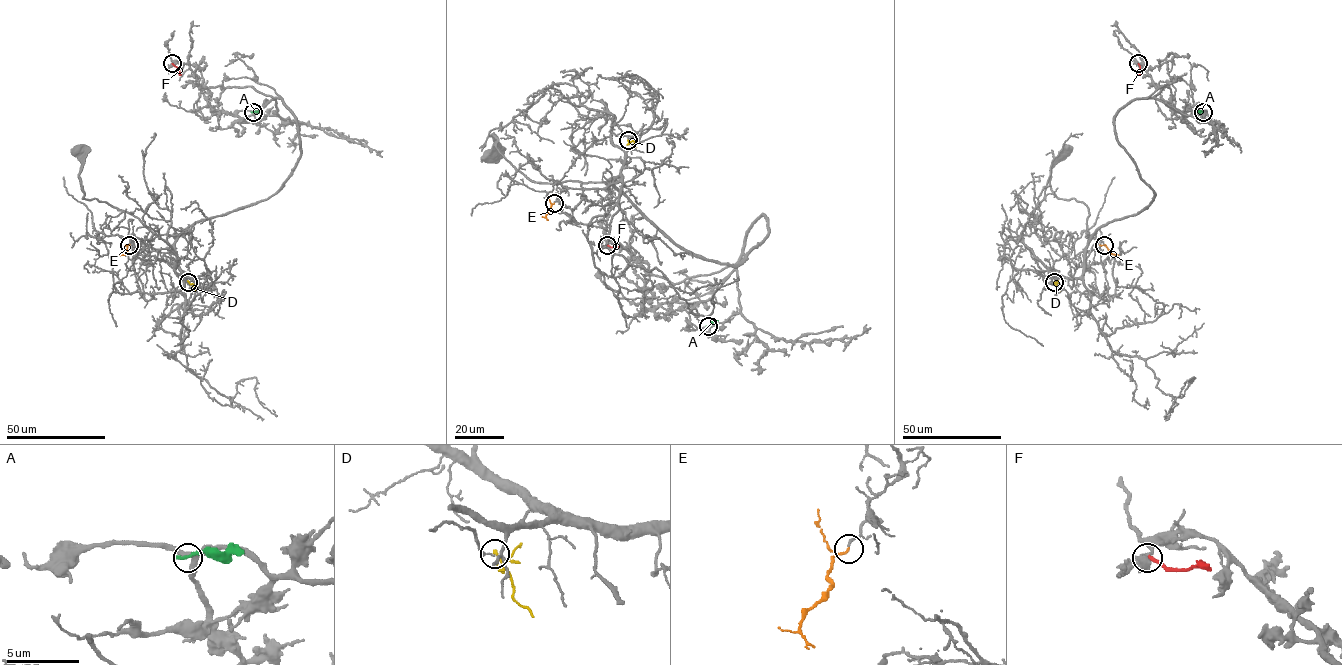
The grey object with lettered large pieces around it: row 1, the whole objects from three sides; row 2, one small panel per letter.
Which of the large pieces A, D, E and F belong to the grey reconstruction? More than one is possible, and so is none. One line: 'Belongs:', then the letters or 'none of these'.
Belongs: E

